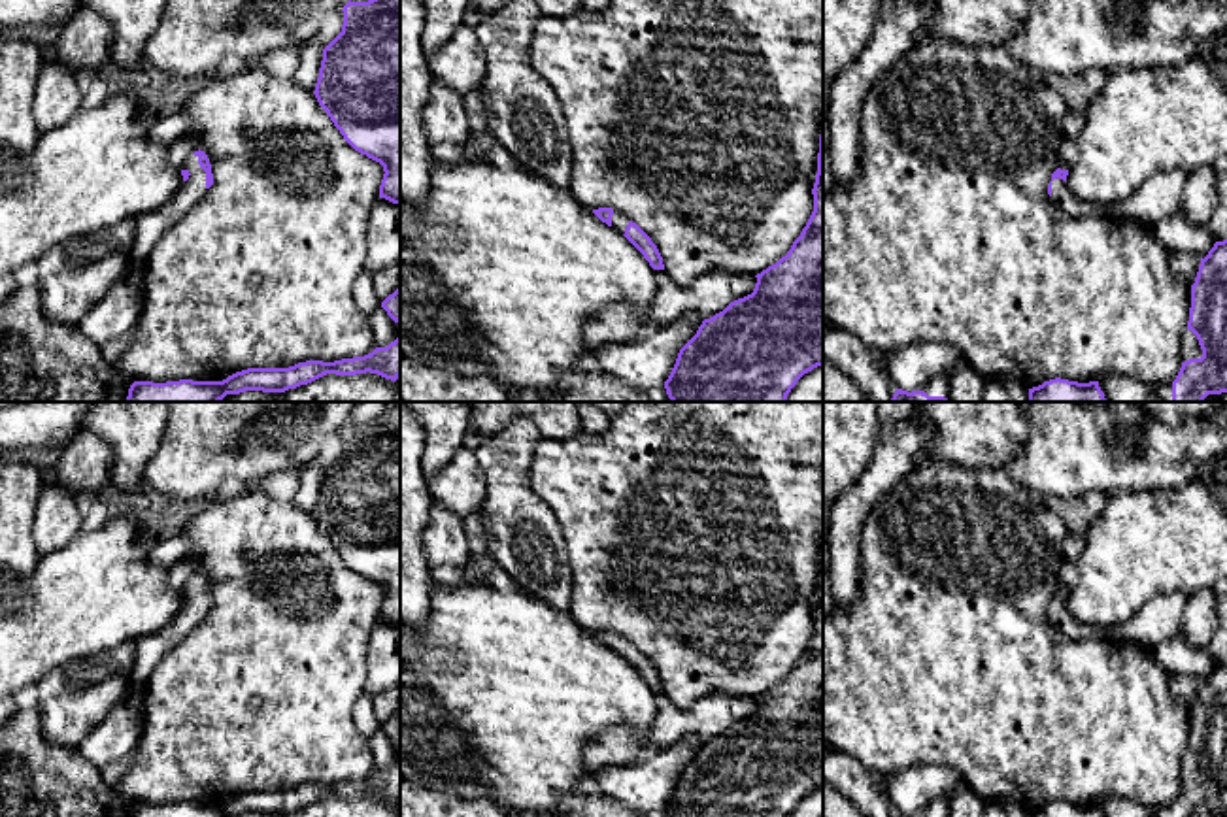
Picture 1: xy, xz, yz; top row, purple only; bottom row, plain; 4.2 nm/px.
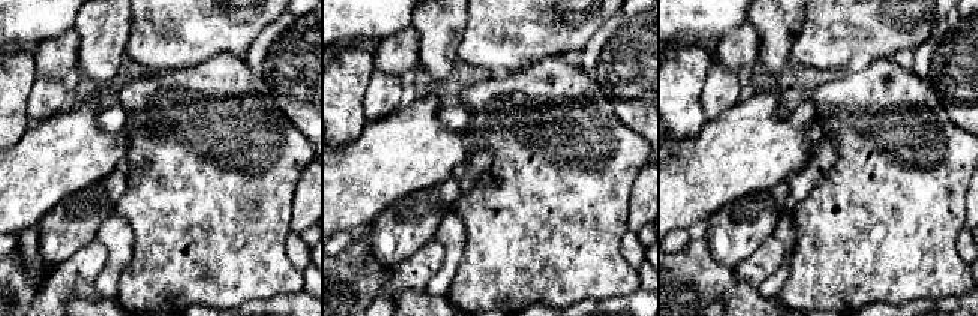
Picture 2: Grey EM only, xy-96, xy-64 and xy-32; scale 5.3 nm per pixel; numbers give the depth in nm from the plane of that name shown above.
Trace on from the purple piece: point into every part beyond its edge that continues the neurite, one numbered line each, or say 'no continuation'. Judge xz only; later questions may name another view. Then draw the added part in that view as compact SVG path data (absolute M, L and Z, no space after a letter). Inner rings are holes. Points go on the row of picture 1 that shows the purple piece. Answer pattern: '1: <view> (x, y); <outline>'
1: xz (620, 221); M614 211L612 228L623 236L627 225L629 225L629 219L625 215L621 215L619 211Z

